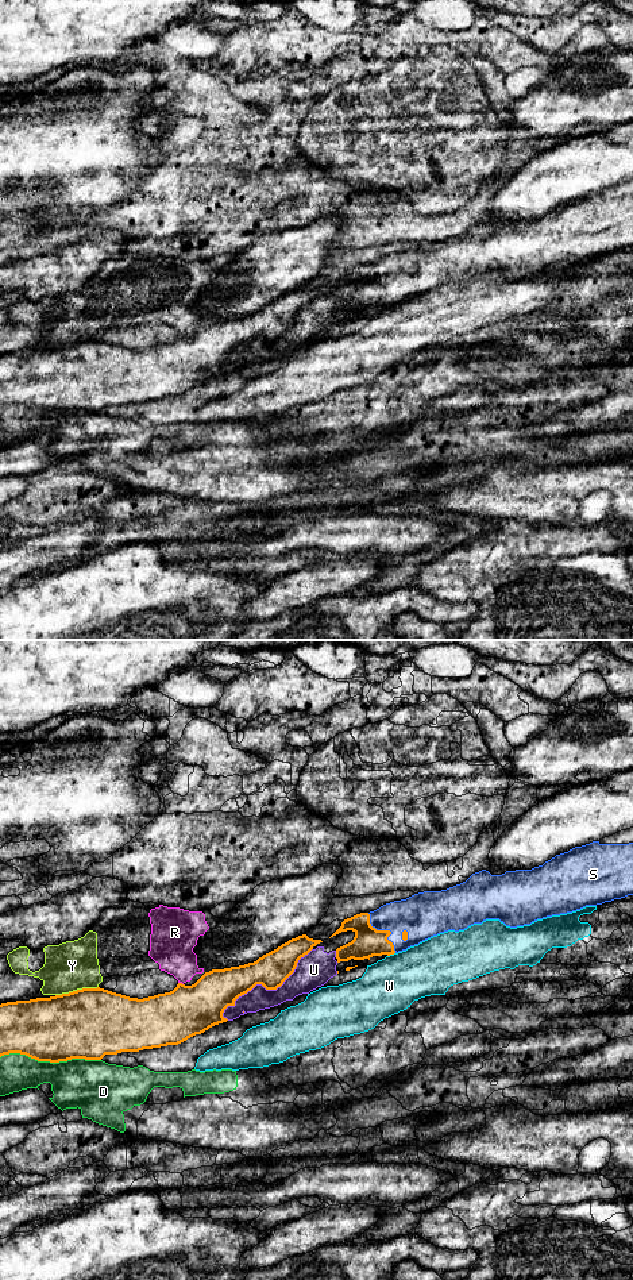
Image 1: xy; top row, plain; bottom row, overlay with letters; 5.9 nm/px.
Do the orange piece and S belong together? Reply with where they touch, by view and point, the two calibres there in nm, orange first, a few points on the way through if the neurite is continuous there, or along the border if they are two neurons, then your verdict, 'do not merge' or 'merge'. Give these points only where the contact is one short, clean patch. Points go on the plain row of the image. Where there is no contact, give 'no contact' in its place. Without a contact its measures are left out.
contact xy (385, 282); calibres 170 and 280 nm; way xy (369, 293), (378, 284), (385, 282), (423, 268); merge

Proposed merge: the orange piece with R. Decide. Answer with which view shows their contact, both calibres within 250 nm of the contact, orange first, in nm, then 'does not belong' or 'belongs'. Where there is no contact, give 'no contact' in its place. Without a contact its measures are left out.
meets orange in xy; 320 nm thick on the orange side, 260 nm on the other; does not belong

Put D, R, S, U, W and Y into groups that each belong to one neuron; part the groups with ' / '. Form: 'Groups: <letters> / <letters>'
Groups: D / R Y / S / U / W

